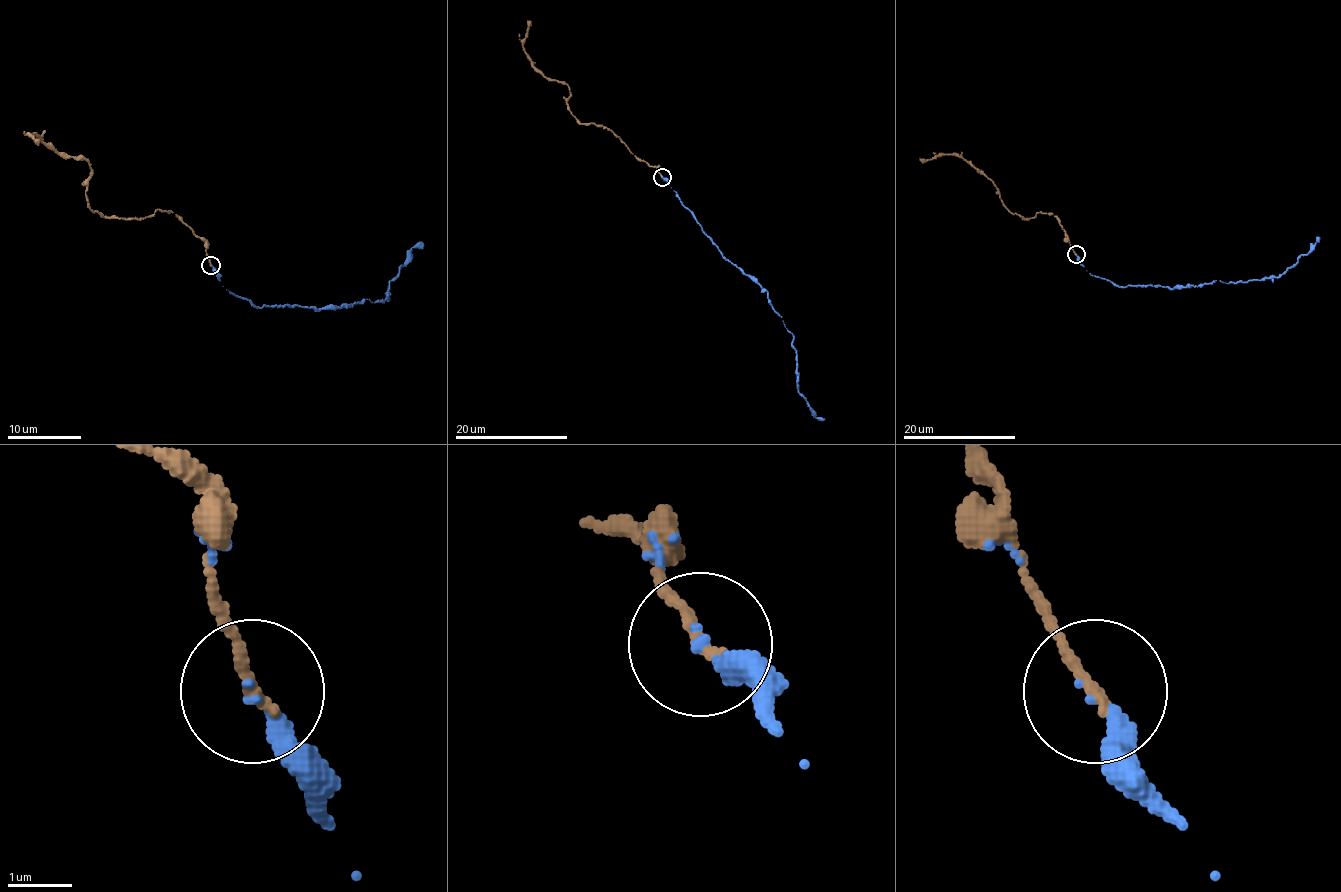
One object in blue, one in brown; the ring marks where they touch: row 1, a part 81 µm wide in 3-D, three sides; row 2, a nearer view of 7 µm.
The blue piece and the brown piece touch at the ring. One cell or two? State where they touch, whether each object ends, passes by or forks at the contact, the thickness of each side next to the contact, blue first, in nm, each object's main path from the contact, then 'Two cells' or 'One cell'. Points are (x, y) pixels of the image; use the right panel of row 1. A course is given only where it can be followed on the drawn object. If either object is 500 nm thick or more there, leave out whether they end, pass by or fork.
Place: (1076, 254). At the ring blue ends. At the ring brown ends. Thickness 240 nm (blue) against 200 nm. Course of blue: (1076, 255), (1089, 273), (1118, 286), (1180, 288), (1211, 284), (1216, 280), (1224, 283), (1279, 277), (1318, 239). Course of brown: (1076, 255), (1052, 214), (1038, 212), (1027, 219), (1013, 214), (999, 188), (962, 157), (920, 157). One cell

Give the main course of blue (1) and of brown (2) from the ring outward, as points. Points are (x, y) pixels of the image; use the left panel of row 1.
1: (210, 265), (227, 289), (254, 306), (335, 309), (367, 298), (387, 298), (389, 282), (407, 252), (424, 245)
2: (210, 265), (206, 245), (173, 212), (138, 219), (94, 212), (85, 193), (90, 166), (37, 138)

